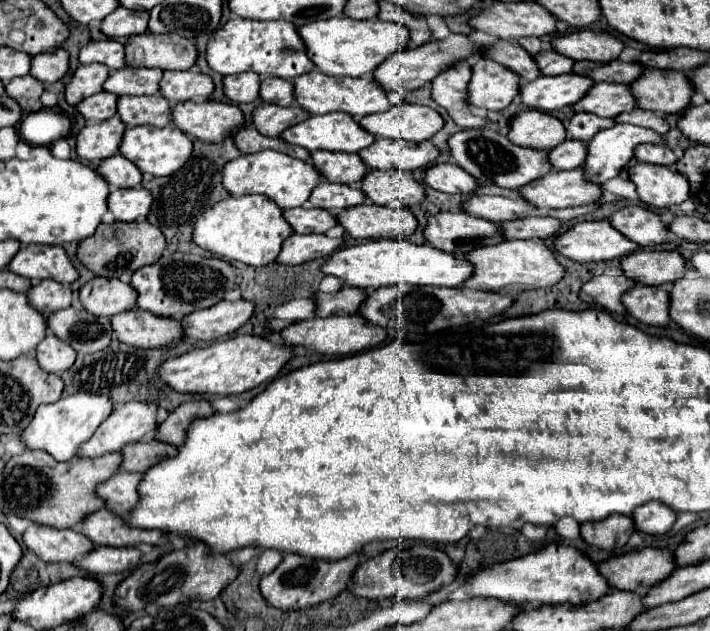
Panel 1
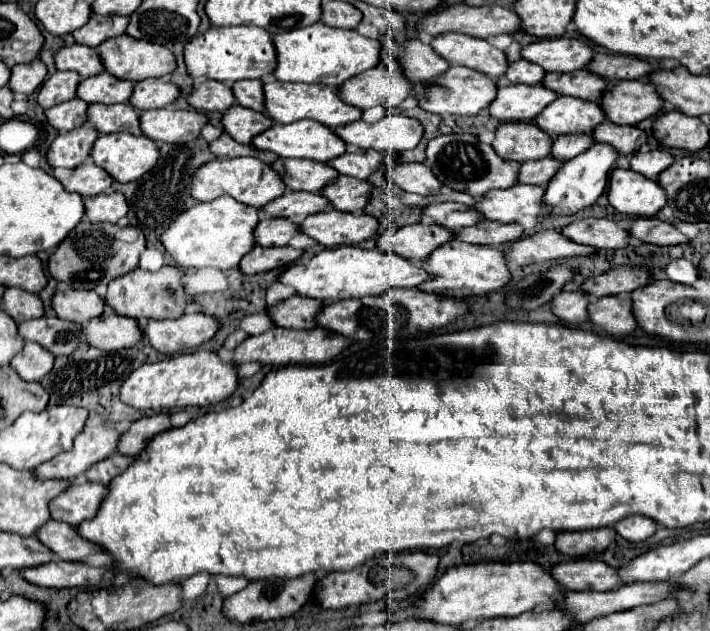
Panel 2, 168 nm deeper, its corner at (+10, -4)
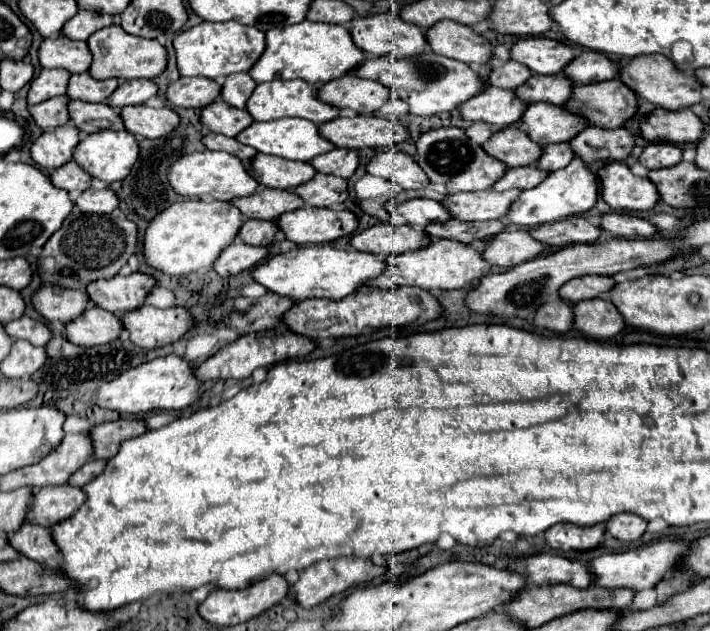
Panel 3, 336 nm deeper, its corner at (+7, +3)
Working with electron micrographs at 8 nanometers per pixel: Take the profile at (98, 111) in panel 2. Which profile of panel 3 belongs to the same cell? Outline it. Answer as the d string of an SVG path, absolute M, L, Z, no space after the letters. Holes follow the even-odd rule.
M71 101L67 103L67 109L71 123L81 131L81 135L91 135L103 129L123 131L123 121L119 119L119 113L107 107L107 103Z

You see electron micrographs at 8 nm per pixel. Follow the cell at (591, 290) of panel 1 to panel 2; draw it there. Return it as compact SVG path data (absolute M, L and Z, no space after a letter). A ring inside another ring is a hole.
M584 290L560 292L552 300L552 312L566 324L578 326L588 320L588 304L590 298Z

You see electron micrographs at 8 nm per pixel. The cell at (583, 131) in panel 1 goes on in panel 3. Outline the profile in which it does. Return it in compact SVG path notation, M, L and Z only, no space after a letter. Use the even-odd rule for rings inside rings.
M557 143L557 145L551 145L551 147L543 149L543 155L535 163L535 167L545 171L545 173L551 173L551 171L567 167L571 163L571 159L573 159L573 155L571 155L569 143L563 143L563 145Z

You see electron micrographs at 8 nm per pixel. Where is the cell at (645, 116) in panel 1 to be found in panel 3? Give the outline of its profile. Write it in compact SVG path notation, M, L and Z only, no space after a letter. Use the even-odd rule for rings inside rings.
M585 127L575 139L569 141L575 157L579 157L585 163L593 163L593 161L605 161L605 159L613 159L613 161L623 161L635 141L633 135L627 129L615 129L615 131L603 131L601 127Z

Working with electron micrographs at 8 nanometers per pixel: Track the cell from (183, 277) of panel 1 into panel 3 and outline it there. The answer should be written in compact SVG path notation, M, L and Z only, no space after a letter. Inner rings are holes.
M131 273L127 277L115 275L111 279L97 279L87 285L85 293L93 305L121 317L123 311L133 311L143 305L153 285L155 279L151 275Z

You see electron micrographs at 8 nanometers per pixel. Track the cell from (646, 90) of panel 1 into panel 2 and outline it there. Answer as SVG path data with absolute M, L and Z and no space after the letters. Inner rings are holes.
M648 80L608 82L600 104L608 120L616 124L638 124L664 108L664 100Z

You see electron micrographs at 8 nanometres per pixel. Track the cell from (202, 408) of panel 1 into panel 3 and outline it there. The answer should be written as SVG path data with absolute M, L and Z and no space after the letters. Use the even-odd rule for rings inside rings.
M113 421L113 423L101 423L89 429L91 441L93 441L93 459L111 459L115 451L119 449L119 443L131 437L137 437L145 433L147 427L143 421Z

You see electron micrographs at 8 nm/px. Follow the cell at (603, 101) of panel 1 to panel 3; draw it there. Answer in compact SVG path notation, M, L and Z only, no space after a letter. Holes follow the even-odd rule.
M531 103L521 119L527 127L527 135L541 147L571 141L585 129L583 119L575 119L575 115L567 115L563 107L551 107L547 103Z

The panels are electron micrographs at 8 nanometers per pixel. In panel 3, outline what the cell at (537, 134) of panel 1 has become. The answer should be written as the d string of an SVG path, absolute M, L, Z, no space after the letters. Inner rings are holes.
M507 127L507 129L501 129L497 133L491 135L489 141L485 141L483 145L483 151L487 151L487 155L491 155L493 159L505 163L507 167L527 167L527 165L533 165L537 163L539 155L541 155L541 147L537 143L533 143L529 139L529 135L517 127Z

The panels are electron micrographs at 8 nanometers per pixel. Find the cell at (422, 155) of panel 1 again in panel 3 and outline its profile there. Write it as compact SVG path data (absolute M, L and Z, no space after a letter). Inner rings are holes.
M333 149L329 153L317 155L311 161L311 167L317 173L325 173L325 175L335 175L335 177L343 177L349 179L359 163L357 151L347 151L347 149Z

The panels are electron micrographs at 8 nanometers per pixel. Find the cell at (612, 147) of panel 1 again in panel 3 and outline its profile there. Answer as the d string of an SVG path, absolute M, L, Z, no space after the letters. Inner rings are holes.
M573 159L565 169L559 169L547 175L547 179L539 187L523 191L519 199L509 207L503 221L517 227L537 227L543 223L561 221L569 215L587 213L595 205L597 195L599 191L597 191L595 175L589 171L587 163L579 163L579 159Z

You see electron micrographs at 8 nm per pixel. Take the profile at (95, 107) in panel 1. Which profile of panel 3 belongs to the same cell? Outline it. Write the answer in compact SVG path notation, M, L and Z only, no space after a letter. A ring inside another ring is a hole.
M65 95L53 97L53 99L47 99L39 105L29 107L29 115L31 115L31 119L35 121L37 127L41 127L43 131L49 131L49 129L61 127L69 121L67 103L69 103L69 99Z

